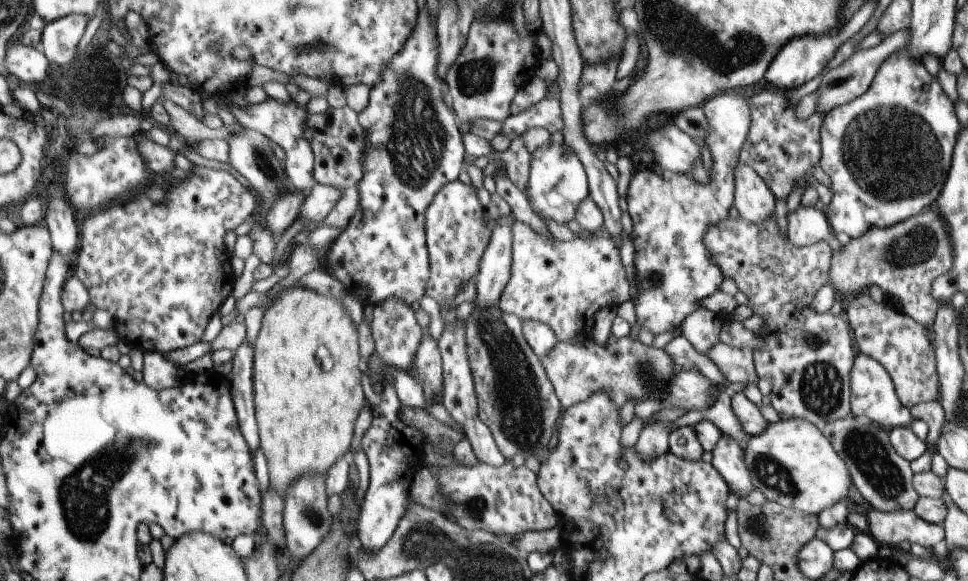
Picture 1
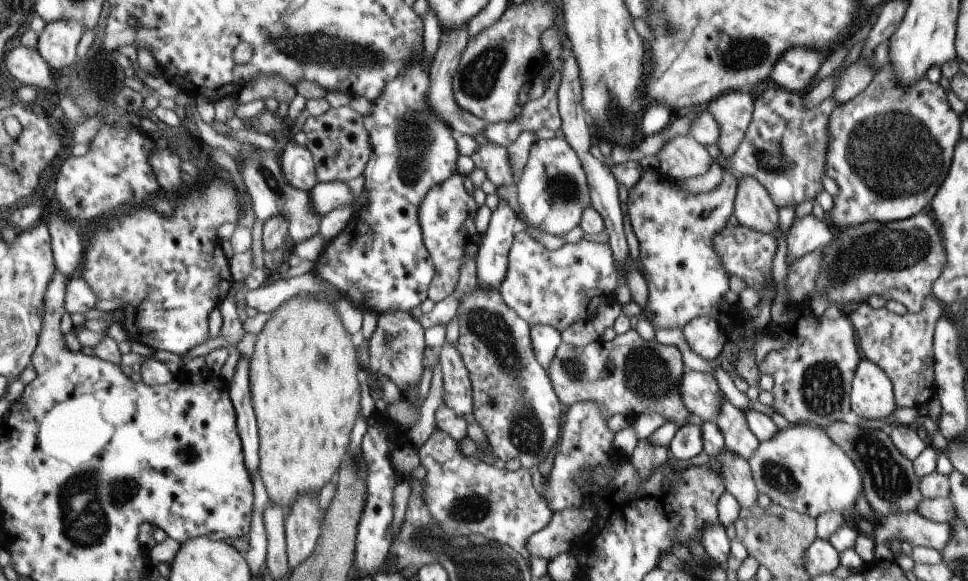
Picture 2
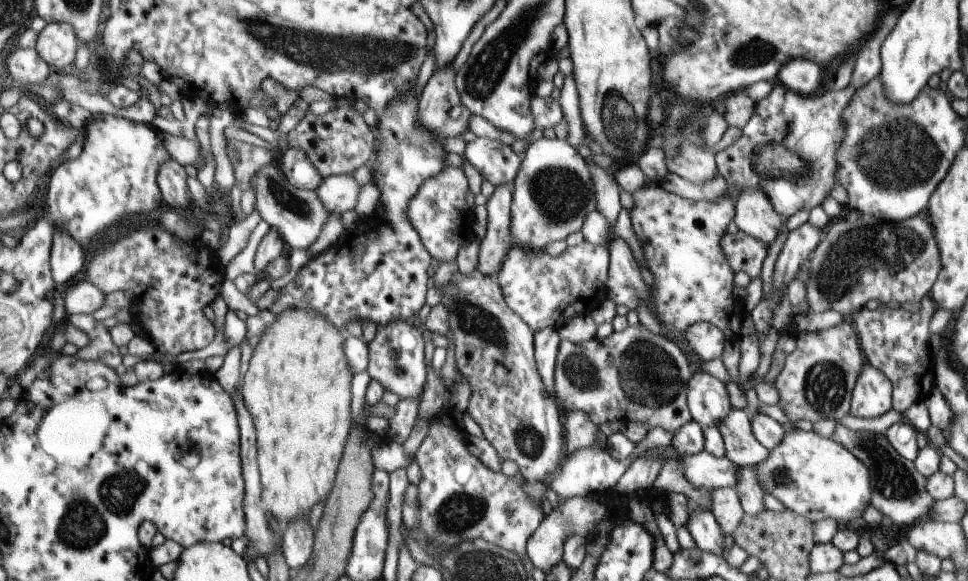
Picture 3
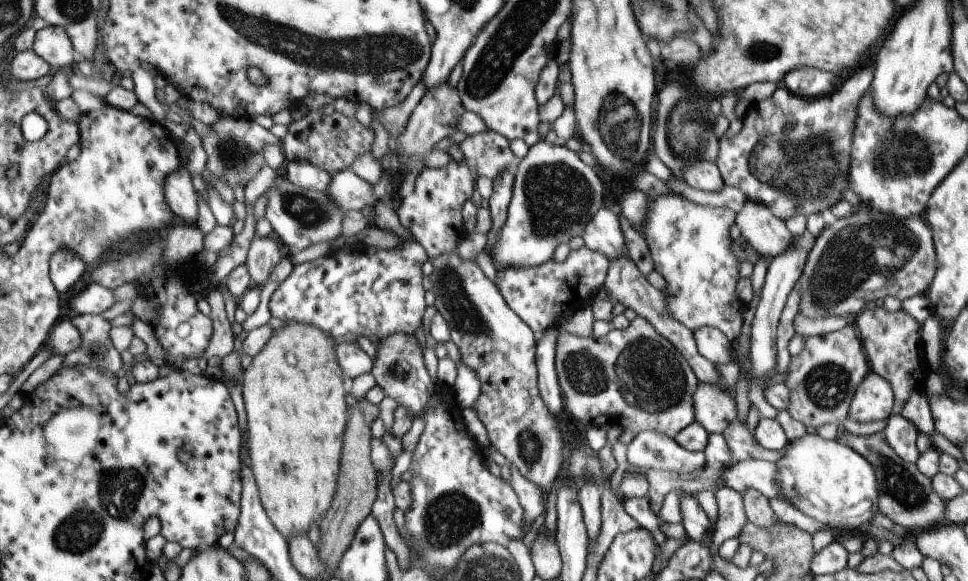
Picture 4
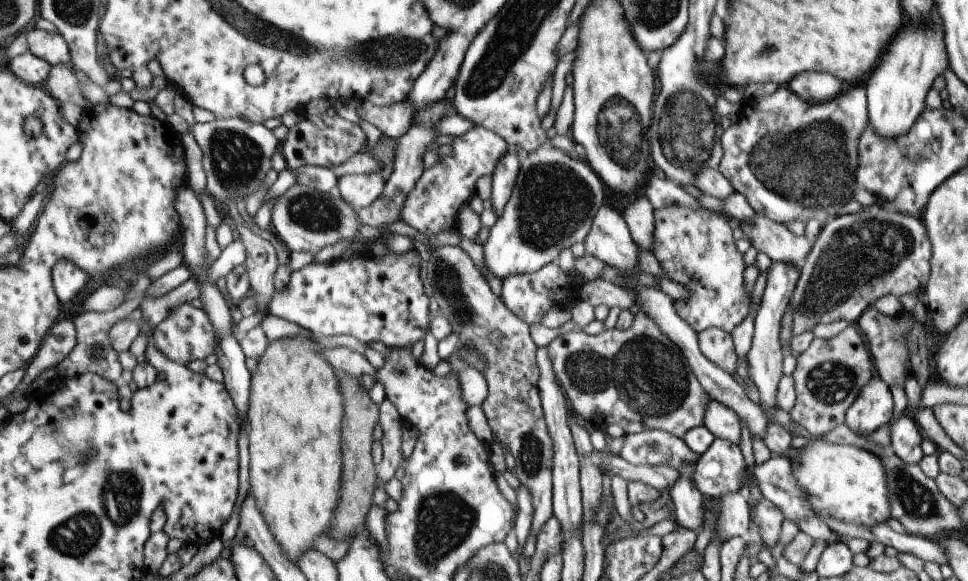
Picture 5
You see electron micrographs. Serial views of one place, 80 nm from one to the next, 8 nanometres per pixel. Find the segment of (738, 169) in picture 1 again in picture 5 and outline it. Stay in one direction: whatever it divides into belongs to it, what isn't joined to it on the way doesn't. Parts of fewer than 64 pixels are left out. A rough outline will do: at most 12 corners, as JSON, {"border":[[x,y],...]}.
{"border":[[753,213],[743,237],[771,262],[801,268],[811,246],[786,225]]}

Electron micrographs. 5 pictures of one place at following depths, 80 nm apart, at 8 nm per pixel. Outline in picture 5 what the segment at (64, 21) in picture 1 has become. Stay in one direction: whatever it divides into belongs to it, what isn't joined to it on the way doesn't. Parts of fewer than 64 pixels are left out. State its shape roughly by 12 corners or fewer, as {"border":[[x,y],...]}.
{"border":[[33,27],[30,50],[53,66],[72,62],[61,33]]}

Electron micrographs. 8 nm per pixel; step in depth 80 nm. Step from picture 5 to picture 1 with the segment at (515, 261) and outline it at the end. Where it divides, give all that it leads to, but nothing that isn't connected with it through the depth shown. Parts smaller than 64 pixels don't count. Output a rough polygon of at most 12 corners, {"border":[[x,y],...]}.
{"border":[[561,145],[530,157],[533,212],[564,224],[588,198],[587,173]]}

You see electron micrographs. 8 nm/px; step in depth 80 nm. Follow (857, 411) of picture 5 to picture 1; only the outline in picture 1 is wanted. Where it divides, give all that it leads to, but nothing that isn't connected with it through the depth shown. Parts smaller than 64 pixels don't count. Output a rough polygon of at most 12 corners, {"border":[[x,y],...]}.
{"border":[[861,352],[850,371],[850,412],[884,430],[913,420],[892,380]]}

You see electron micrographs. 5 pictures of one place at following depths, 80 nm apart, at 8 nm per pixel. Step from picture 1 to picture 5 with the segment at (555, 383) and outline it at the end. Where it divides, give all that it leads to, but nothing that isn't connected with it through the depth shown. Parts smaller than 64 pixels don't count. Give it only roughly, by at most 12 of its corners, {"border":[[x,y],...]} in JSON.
{"border":[[641,310],[546,349],[576,416],[680,438],[707,393]]}

